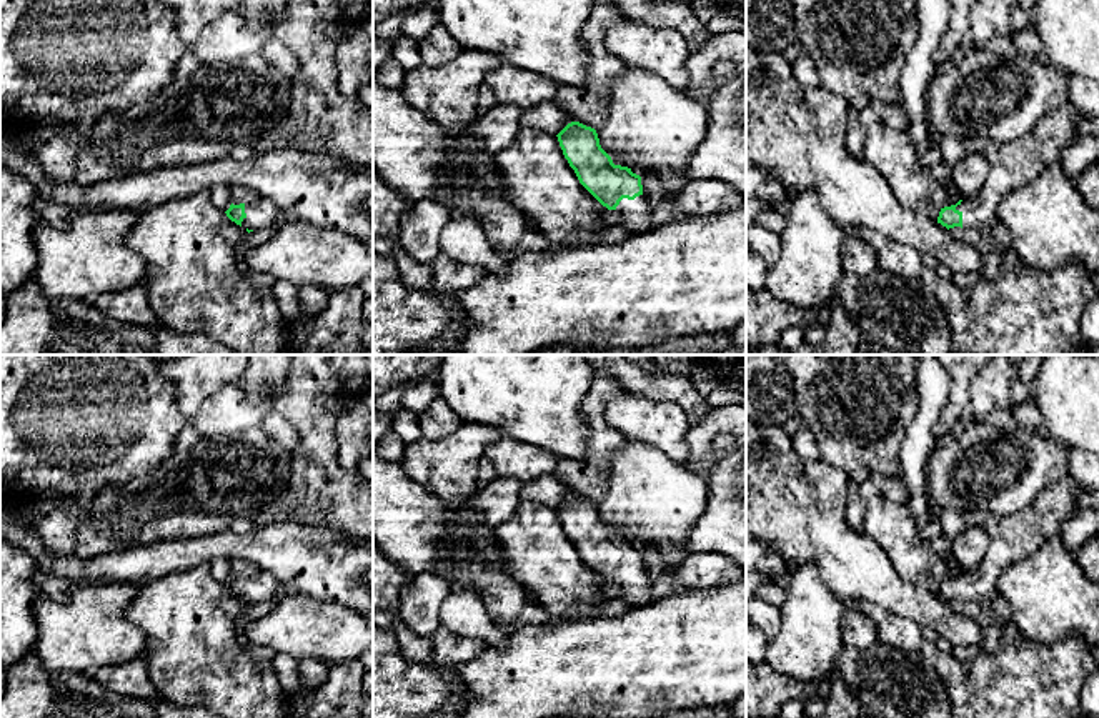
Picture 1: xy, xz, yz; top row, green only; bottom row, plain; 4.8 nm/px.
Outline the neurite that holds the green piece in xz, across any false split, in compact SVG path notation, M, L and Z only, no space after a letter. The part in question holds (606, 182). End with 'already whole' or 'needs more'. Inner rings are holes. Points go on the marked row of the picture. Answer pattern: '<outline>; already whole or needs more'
M568 123L558 135L559 147L579 183L608 210L616 210L621 223L634 233L649 230L653 207L643 195L641 177L614 165L601 148L594 128Z; needs more

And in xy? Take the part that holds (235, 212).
M256 198L251 203L231 203L225 213L231 222L243 227L250 233L253 230L270 228L275 225L278 208L266 198Z; needs more

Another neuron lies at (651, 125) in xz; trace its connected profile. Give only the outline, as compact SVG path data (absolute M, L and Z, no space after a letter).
M626 65L613 83L604 125L596 133L614 165L639 167L653 173L668 200L684 188L688 160L706 138L706 123L708 110L686 92L673 88L644 68Z

